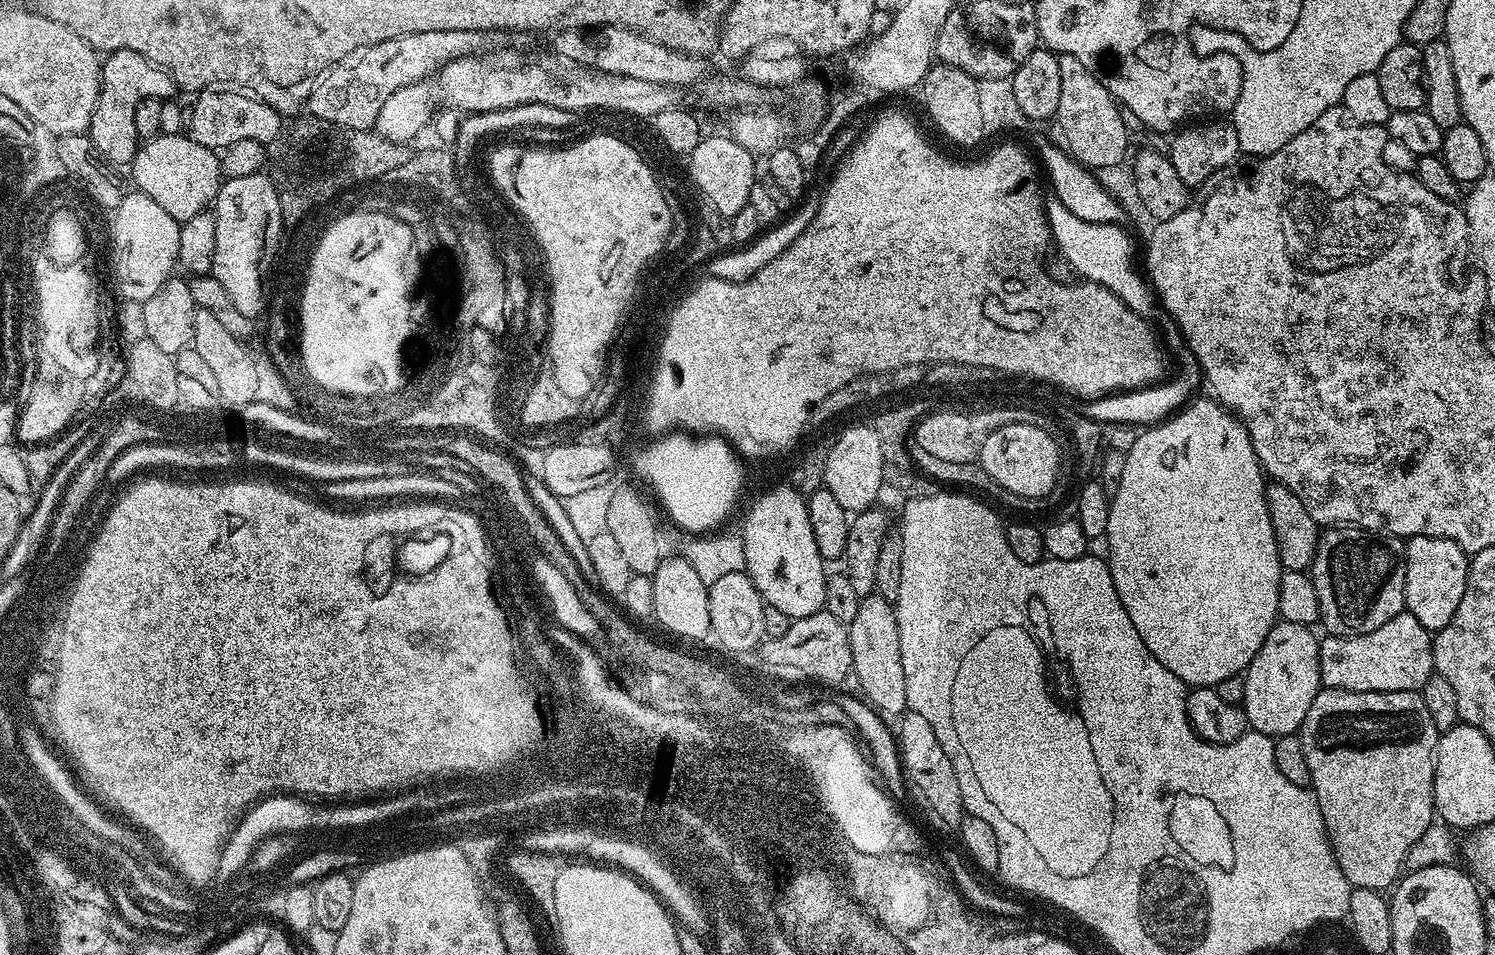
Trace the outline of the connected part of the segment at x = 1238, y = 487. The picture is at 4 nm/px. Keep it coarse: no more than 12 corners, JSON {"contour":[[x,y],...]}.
{"contour":[[1193,399],[1126,448],[1114,590],[1185,686],[1243,673],[1282,565],[1250,434]]}

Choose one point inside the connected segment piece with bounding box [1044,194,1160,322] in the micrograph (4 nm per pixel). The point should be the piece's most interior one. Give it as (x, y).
(1102, 253)

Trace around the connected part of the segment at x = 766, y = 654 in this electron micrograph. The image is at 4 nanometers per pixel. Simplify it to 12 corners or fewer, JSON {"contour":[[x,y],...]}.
{"contour":[[823,610],[791,621],[759,652],[784,684],[840,682],[847,625]]}

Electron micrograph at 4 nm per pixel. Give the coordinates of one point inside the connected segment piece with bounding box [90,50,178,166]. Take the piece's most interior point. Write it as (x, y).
(125, 77)

